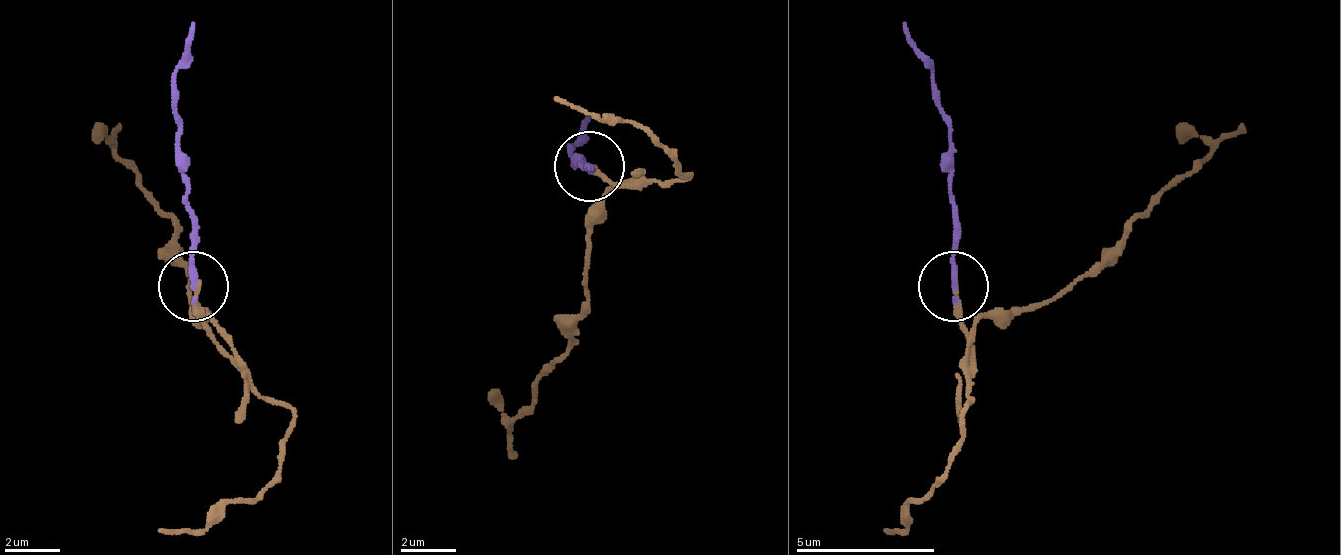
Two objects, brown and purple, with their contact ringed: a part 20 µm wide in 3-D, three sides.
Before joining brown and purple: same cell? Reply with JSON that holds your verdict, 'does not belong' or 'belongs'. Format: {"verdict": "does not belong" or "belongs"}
{"verdict": "does not belong"}

